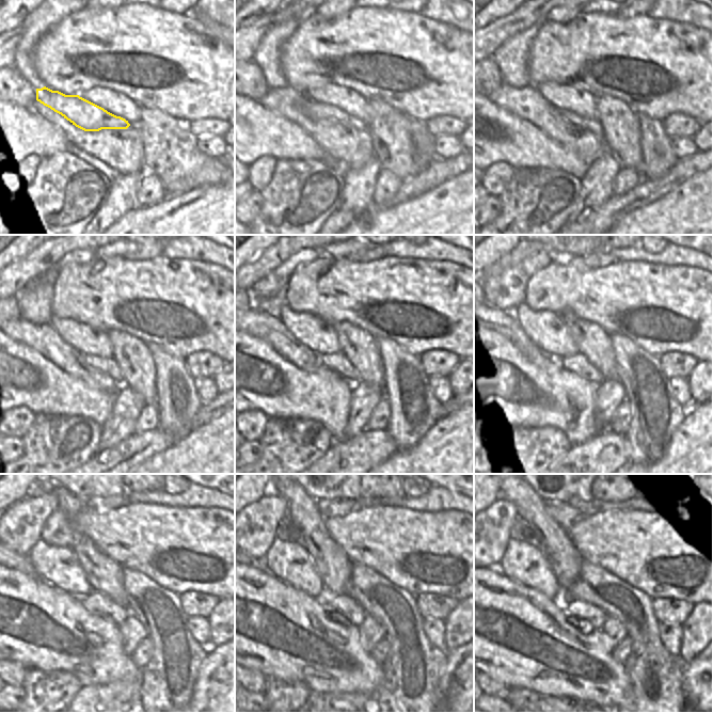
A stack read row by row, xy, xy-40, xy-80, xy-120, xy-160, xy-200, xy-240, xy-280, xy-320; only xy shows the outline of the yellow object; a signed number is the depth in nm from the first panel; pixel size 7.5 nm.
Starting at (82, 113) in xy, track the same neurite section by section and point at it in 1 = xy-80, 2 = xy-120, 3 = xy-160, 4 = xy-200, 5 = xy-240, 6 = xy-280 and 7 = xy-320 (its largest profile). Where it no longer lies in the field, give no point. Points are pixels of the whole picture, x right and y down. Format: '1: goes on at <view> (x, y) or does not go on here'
1: goes on at xy-80 (592, 125)
2: goes on at xy-120 (108, 365)
3: goes on at xy-160 (338, 363)
4: goes on at xy-200 (577, 363)
5: goes on at xy-240 (97, 603)
6: goes on at xy-280 (342, 607)
7: goes on at xy-320 (584, 613)

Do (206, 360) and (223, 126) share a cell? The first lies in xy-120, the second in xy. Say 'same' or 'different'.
same

